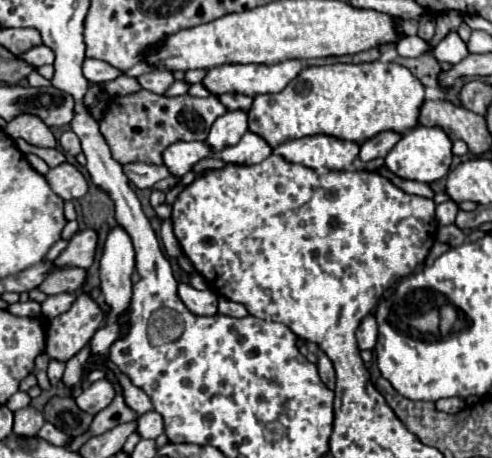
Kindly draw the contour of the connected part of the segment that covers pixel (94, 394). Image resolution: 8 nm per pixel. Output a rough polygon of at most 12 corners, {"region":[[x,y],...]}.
{"region":[[108,380],[92,382],[76,404],[88,414],[98,414],[114,398]]}

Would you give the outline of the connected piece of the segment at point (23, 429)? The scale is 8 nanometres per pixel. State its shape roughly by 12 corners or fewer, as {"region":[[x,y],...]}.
{"region":[[26,406],[14,412],[14,434],[36,436],[44,416]]}

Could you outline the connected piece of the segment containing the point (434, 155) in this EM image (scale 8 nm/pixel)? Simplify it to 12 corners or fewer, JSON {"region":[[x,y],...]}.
{"region":[[416,126],[386,156],[394,176],[430,184],[448,174],[452,142]]}

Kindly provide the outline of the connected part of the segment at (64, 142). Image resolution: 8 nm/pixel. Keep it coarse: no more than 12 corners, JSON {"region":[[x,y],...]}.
{"region":[[72,130],[60,136],[66,154],[82,152],[80,140]]}

